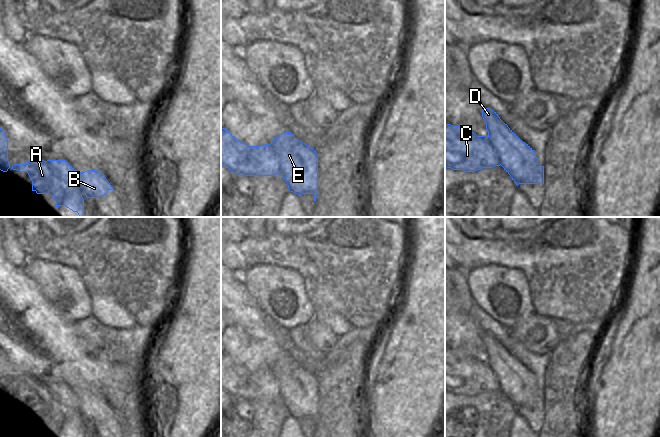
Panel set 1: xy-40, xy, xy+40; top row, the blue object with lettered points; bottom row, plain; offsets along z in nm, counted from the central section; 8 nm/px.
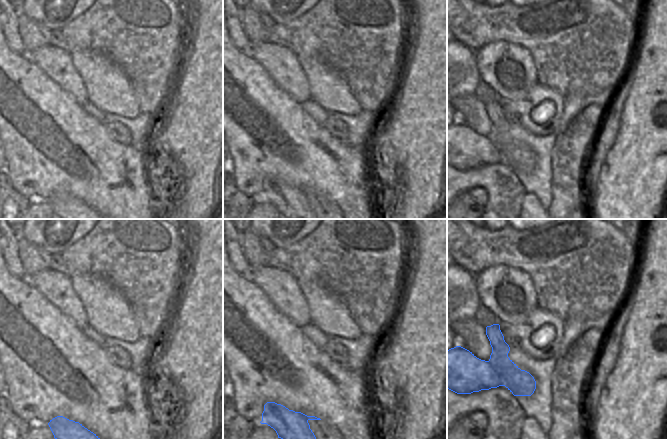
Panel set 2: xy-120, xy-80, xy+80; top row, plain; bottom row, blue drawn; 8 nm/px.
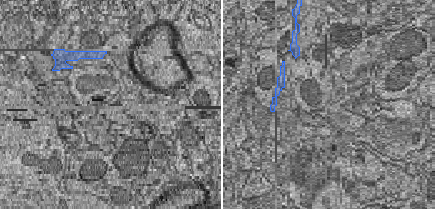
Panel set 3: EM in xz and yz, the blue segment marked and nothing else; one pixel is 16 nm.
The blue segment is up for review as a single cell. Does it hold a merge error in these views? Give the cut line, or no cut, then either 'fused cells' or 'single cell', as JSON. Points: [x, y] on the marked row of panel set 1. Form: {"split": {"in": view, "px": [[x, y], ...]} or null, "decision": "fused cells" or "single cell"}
{"split": {"in": "xy-40", "px": [[45, 161], [58, 177], [63, 181], [73, 183], [82, 193]]}, "decision": "fused cells"}

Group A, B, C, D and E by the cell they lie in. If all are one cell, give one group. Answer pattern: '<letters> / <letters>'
A C / B D E

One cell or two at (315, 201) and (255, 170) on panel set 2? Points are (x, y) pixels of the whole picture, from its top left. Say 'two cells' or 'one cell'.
two cells

